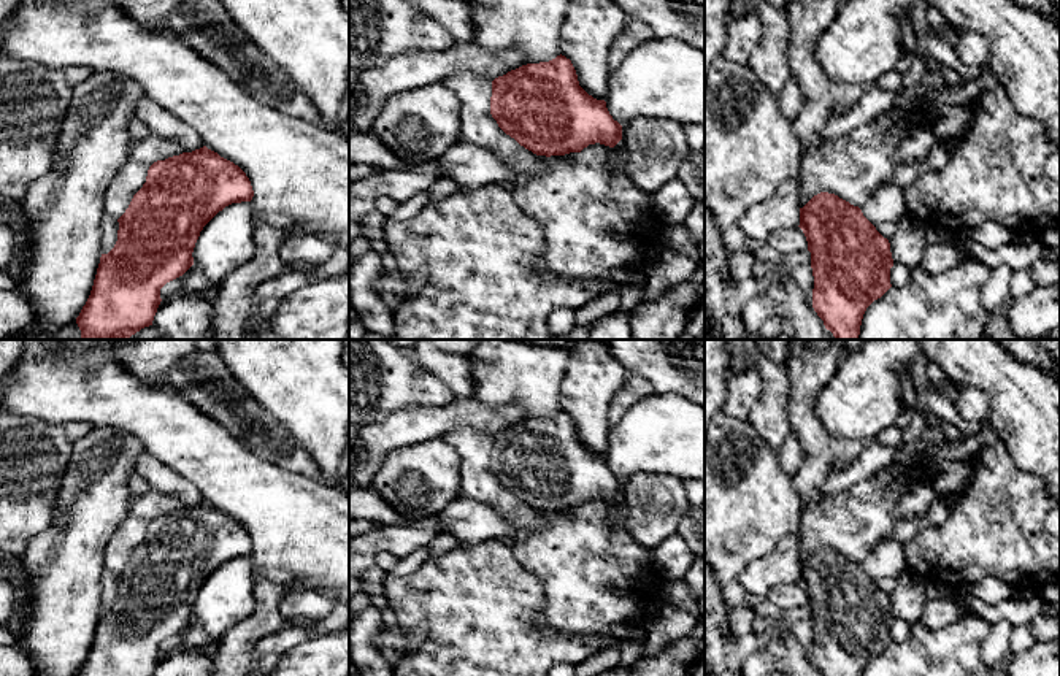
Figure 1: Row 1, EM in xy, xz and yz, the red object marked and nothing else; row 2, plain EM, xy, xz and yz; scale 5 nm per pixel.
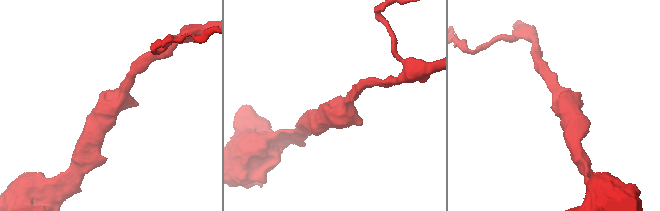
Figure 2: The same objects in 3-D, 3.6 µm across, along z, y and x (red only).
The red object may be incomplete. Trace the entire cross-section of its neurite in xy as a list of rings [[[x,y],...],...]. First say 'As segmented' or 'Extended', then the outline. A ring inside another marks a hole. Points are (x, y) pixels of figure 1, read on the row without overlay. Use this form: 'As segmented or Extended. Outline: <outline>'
As segmented. Outline: [[[206,501],[154,517],[146,538],[117,574],[117,597],[108,609],[102,609],[90,651],[76,676],[154,676],[162,657],[160,644],[194,620],[192,608],[203,582],[225,562],[251,557],[252,552],[254,546],[246,528]]]

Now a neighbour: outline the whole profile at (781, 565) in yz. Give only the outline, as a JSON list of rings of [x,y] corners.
[[[787,535],[778,546],[751,560],[736,576],[736,581],[754,601],[784,584],[800,581],[800,535]]]

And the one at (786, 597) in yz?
[[[800,582],[779,586],[773,589],[766,598],[774,603],[781,613],[808,605],[806,592]]]

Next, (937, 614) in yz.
[[[946,597],[941,600],[927,600],[919,622],[930,630],[941,630],[963,616],[971,614],[971,611],[963,609],[957,601]]]

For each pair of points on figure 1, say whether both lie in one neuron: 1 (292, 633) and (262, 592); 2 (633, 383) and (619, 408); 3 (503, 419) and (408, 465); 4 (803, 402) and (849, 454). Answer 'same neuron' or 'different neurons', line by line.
1: different neurons
2: same neuron
3: different neurons
4: same neuron

